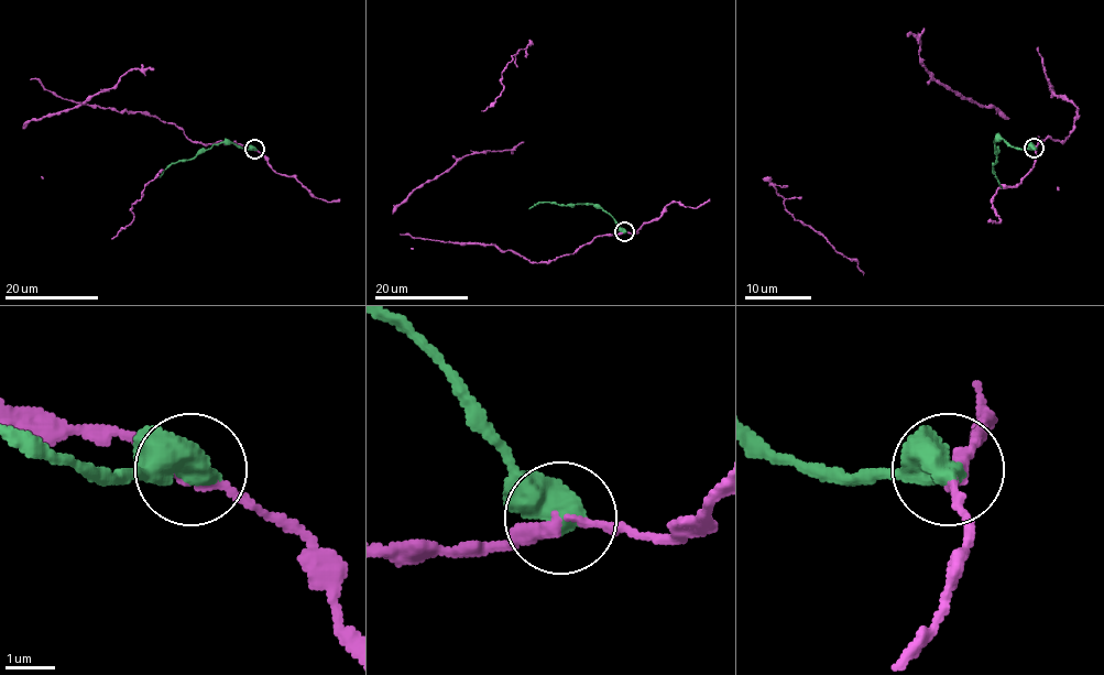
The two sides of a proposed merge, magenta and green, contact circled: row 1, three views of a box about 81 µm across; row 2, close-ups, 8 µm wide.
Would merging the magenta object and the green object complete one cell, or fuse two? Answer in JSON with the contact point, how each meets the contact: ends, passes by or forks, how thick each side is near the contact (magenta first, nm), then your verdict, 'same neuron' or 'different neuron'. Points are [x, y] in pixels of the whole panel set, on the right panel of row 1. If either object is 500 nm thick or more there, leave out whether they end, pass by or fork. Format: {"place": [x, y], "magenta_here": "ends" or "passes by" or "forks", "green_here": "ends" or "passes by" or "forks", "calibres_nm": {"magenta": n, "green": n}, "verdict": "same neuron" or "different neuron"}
{"place": [1034, 148], "calibres_nm": {"magenta": 240, "green": 550}, "verdict": "different neuron"}

